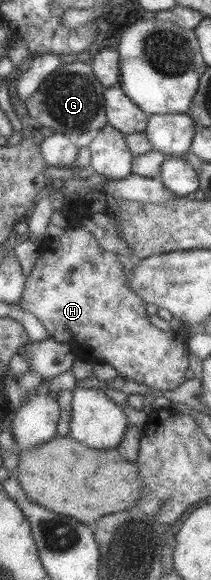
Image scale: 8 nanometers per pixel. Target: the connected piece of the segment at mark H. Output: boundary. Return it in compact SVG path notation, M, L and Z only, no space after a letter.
M71 199L70 211L66 212L71 219L64 228L65 232L59 237L46 237L40 242L37 262L26 277L24 290L16 305L34 315L43 324L49 338L66 343L77 360L88 364L103 361L113 367L119 376L132 379L136 384L161 390L163 393L173 391L183 383L188 369L186 342L177 331L163 331L151 325L150 317L144 310L145 303L129 291L116 255L99 247L94 237L83 229L82 219L87 212L86 200Z

